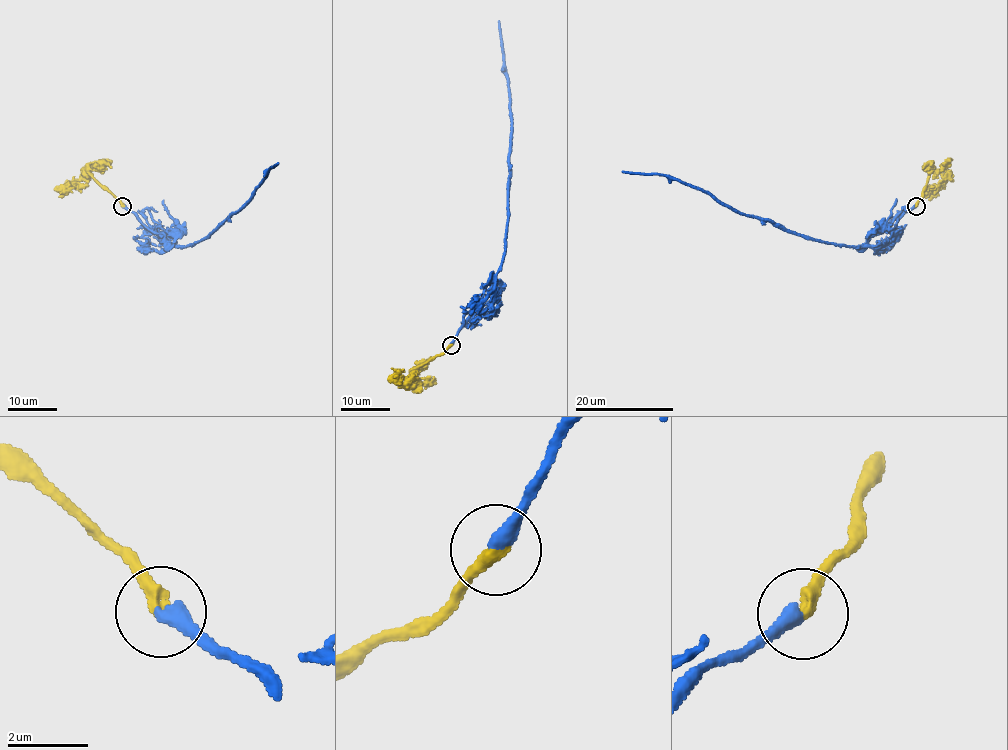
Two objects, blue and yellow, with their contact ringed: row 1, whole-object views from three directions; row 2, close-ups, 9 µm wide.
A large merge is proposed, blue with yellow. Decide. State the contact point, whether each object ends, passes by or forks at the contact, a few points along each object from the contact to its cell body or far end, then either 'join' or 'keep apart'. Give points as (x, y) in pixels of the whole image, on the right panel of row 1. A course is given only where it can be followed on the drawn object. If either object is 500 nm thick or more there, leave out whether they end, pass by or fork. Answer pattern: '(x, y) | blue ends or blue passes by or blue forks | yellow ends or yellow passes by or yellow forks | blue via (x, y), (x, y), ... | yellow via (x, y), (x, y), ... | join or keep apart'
(916, 206) | blue ends | yellow ends | blue via (915, 206), (861, 246), (846, 246), (804, 238), (768, 221), (739, 214), (700, 189), (665, 175), (622, 171) | yellow via (915, 206), (930, 174), (939, 172), (944, 182), (921, 196) | join

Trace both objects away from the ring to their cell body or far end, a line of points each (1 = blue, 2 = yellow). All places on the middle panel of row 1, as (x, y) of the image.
1: (451, 344), (464, 315), (476, 305), (494, 275), (504, 251), (511, 125), (498, 20)
2: (451, 344), (412, 370), (413, 385), (408, 387), (391, 368)

